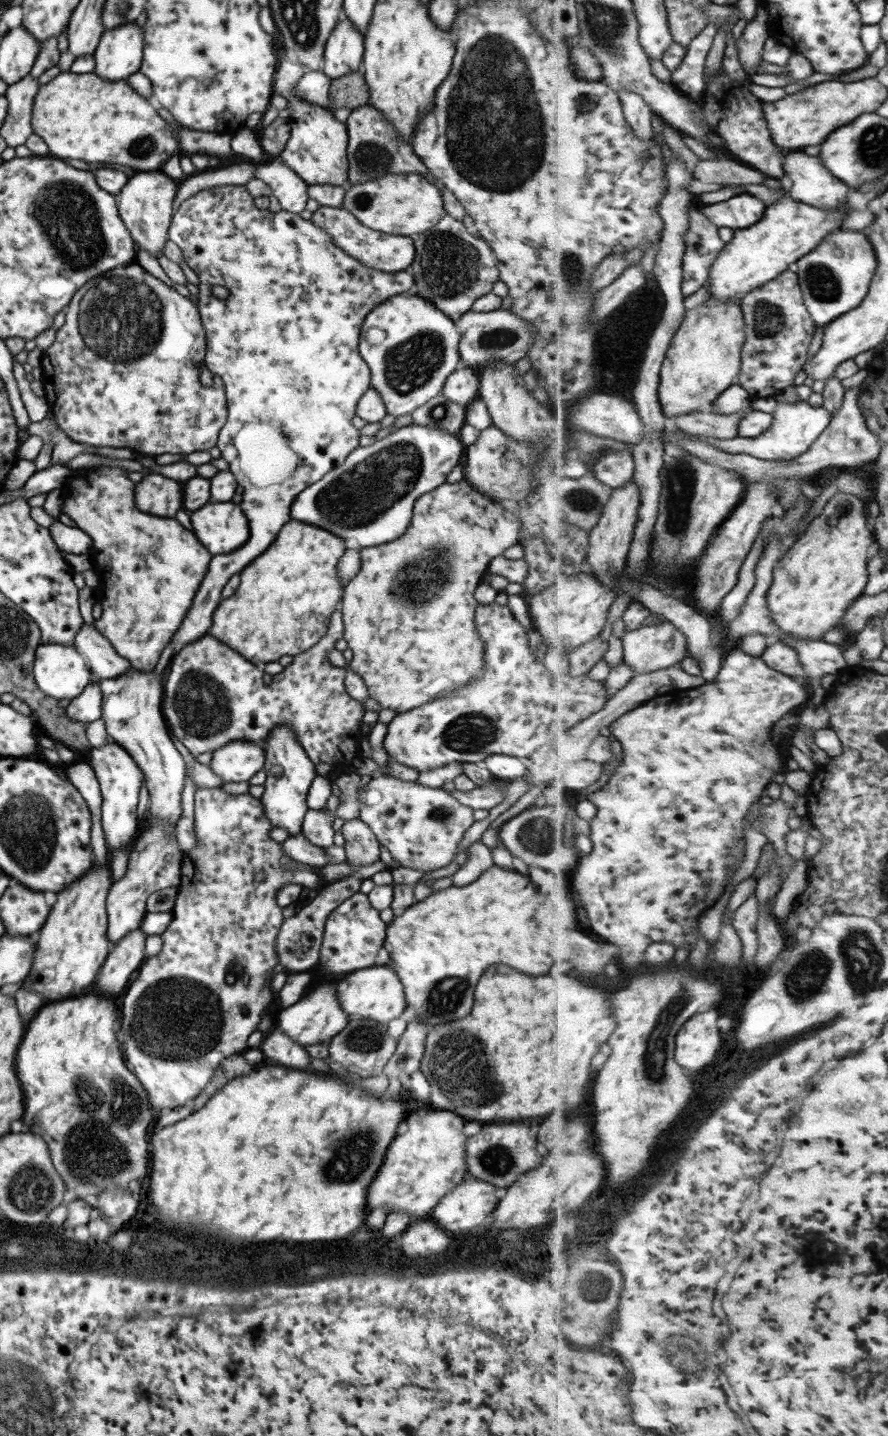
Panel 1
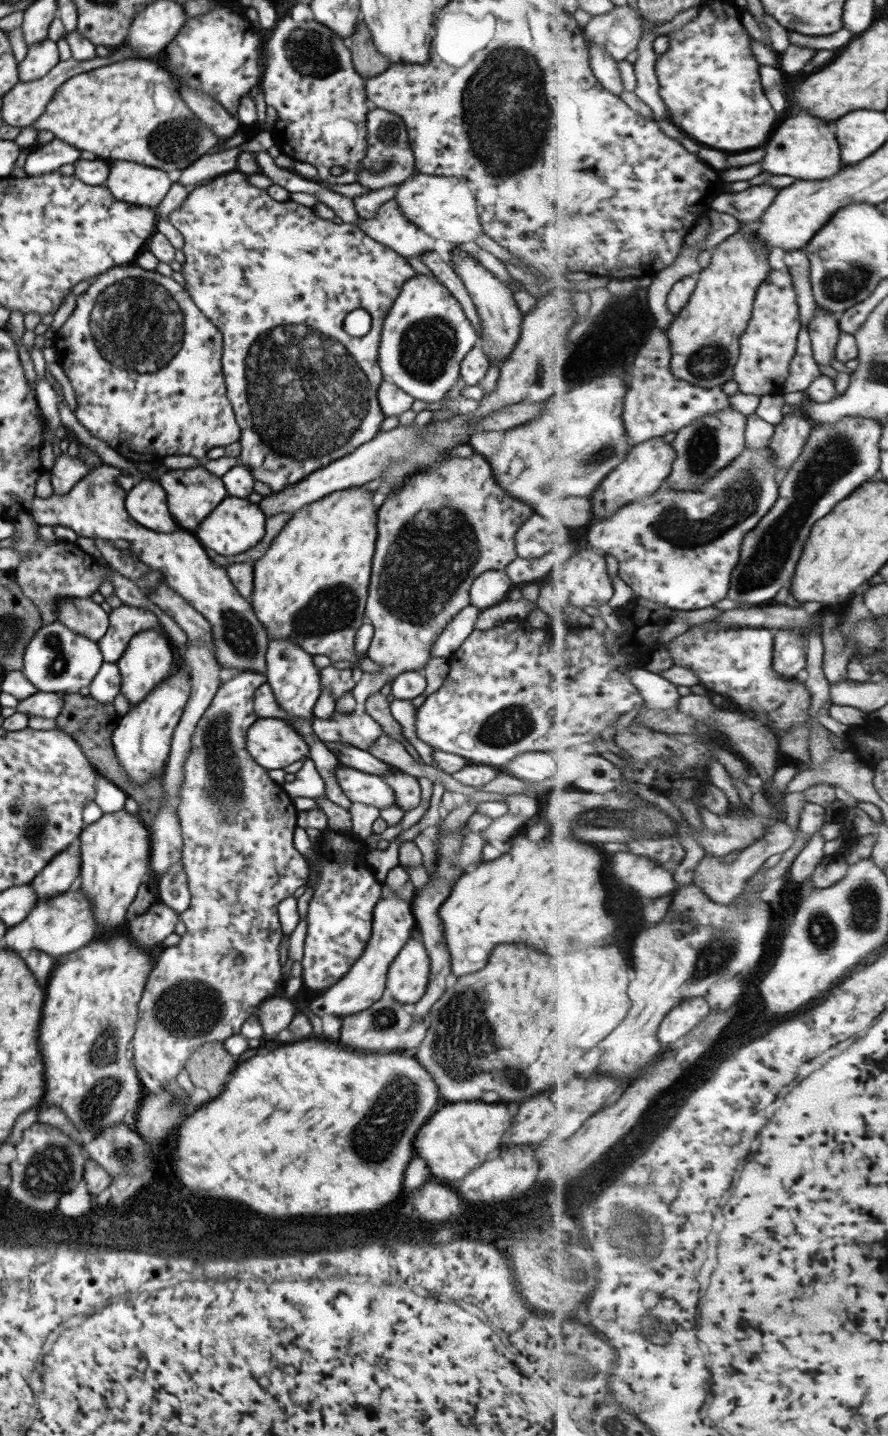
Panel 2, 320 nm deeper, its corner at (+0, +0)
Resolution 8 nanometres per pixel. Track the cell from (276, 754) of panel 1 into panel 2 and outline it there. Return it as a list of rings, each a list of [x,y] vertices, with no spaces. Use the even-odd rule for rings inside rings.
[[[273,639],[268,641],[265,662],[266,683],[271,687],[278,707],[284,710],[287,724],[292,724],[293,719],[311,722],[311,710],[320,695],[320,676],[318,668],[313,664],[312,655],[293,644],[291,639]]]

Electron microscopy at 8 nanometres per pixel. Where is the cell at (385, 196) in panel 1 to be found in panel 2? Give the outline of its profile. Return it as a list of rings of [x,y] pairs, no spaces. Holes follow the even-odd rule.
[[[415,173],[398,184],[393,201],[405,218],[430,237],[459,245],[482,233],[474,196],[467,182],[454,176]]]

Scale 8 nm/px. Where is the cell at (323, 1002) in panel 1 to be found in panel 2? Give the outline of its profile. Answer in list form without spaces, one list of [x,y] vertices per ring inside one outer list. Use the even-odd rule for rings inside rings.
[[[383,881],[380,883],[381,896],[375,903],[372,912],[372,923],[369,941],[361,956],[351,965],[351,968],[328,990],[317,993],[309,1004],[309,1012],[319,1018],[323,1014],[333,1014],[343,1018],[345,1015],[361,1013],[383,996],[389,964],[393,962],[401,947],[408,942],[416,922],[410,909],[410,903],[394,893]]]

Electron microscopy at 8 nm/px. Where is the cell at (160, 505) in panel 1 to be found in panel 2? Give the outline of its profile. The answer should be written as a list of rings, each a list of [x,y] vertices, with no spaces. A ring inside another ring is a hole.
[[[137,479],[125,493],[125,510],[137,524],[153,532],[175,531],[174,518],[167,512],[165,492],[155,480]]]

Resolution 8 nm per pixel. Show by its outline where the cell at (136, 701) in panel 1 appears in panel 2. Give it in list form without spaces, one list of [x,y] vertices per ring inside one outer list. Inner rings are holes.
[[[161,628],[149,629],[133,635],[123,654],[114,662],[120,672],[120,692],[126,701],[129,701],[130,708],[137,702],[143,700],[155,685],[164,681],[165,677],[173,670],[173,656],[171,655],[171,642]]]

